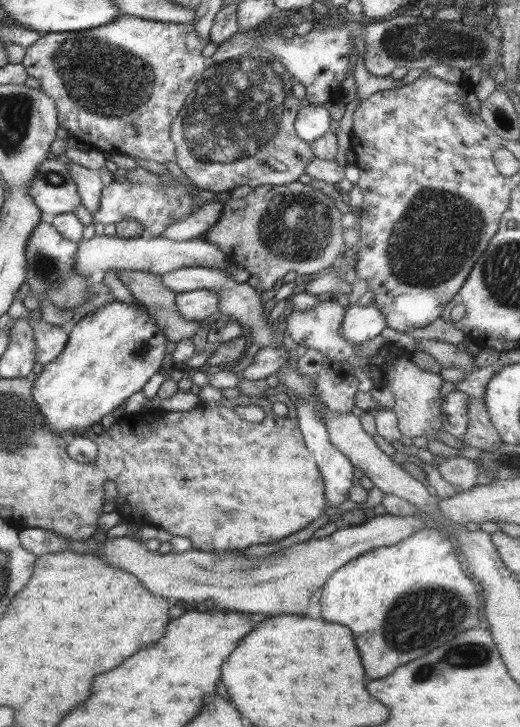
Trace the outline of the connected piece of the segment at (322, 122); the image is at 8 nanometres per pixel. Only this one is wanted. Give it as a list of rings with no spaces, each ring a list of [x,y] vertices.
[[[323,106],[301,107],[295,118],[294,130],[297,138],[309,144],[330,130],[329,113]]]

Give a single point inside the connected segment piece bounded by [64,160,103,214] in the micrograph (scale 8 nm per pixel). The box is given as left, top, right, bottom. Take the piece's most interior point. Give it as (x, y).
(88, 186)

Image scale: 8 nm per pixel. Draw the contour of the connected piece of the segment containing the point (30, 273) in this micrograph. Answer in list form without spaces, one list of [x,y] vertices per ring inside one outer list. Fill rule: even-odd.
[[[39,221],[27,237],[25,245],[25,276],[29,294],[32,294],[36,300],[45,296],[59,310],[71,310],[90,297],[86,290],[87,277],[80,276],[72,272],[72,260],[76,251],[78,242],[65,240],[51,223]]]

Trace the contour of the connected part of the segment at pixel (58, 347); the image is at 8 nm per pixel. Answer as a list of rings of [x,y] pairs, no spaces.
[[[41,318],[28,320],[34,334],[34,354],[42,365],[57,358],[65,348],[68,334],[59,325],[50,325]]]

